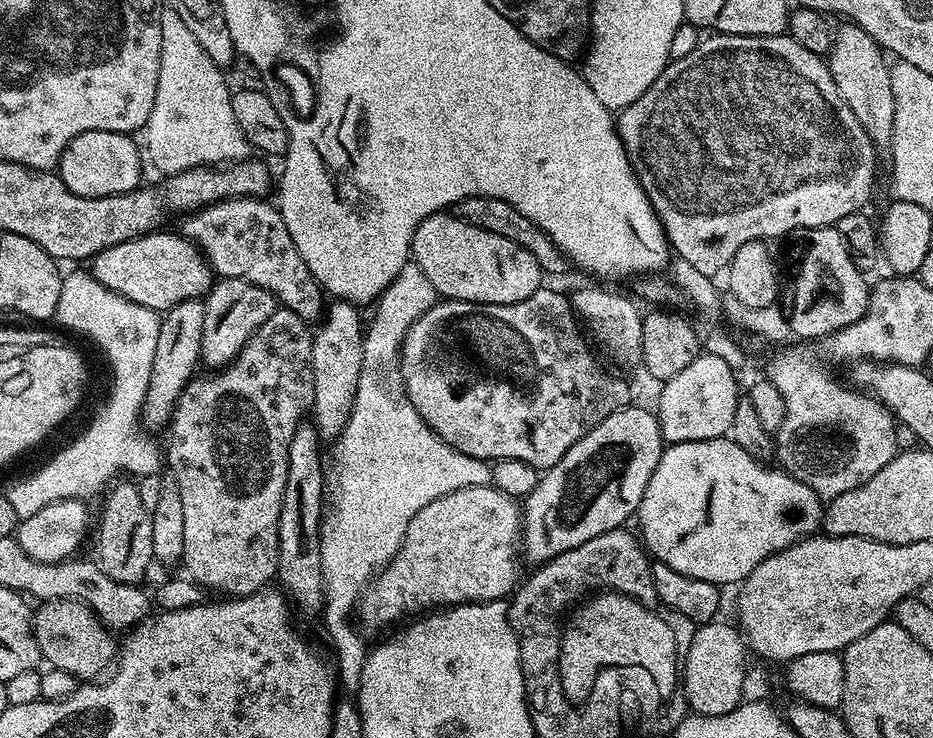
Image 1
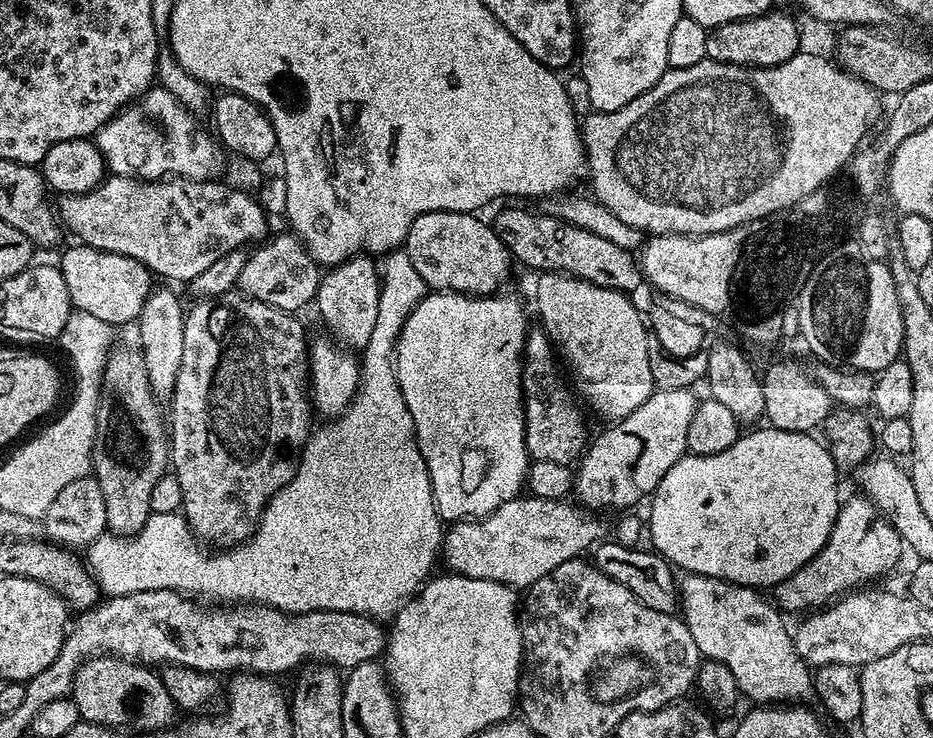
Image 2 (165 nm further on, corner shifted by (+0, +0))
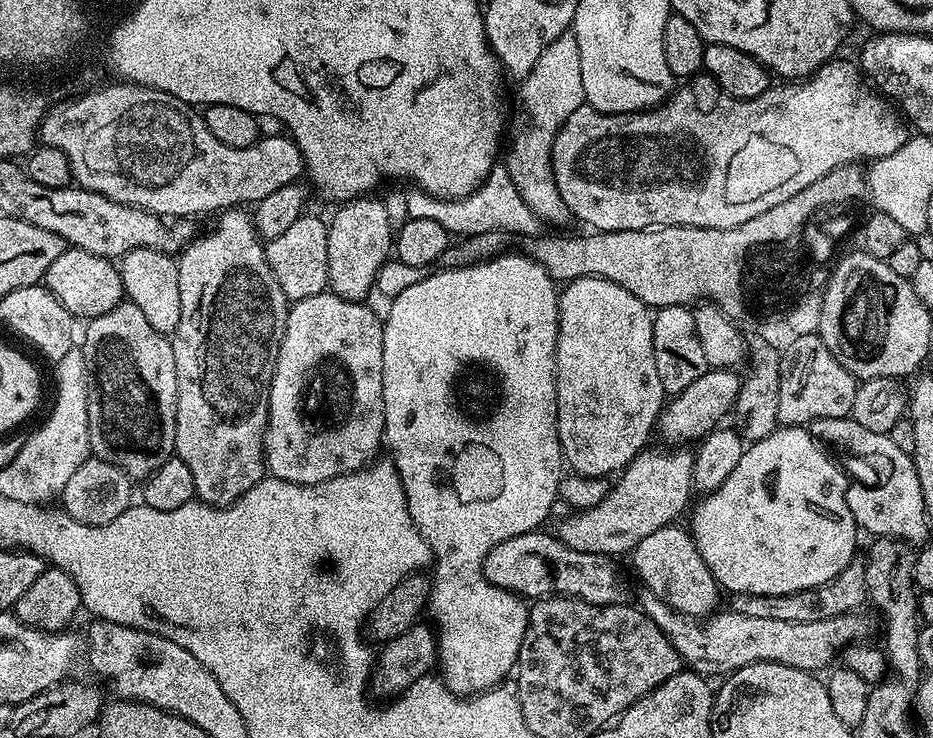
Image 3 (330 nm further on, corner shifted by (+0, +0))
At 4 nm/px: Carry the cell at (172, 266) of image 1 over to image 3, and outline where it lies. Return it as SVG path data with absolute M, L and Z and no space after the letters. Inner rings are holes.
M65 247L62 254L46 270L42 281L45 288L66 306L66 310L81 321L87 322L114 310L125 299L120 269L109 257L90 254L81 248Z

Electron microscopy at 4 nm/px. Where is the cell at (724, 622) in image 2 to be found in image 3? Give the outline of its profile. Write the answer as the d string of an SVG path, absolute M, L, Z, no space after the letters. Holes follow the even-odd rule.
M671 524L644 538L632 551L634 566L647 591L662 597L676 612L704 618L719 607L720 587L698 554L691 533L678 527Z

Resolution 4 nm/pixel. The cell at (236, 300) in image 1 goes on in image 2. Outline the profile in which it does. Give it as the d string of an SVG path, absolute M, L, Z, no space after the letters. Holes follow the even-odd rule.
M284 230L281 236L274 236L249 251L238 288L251 300L266 302L279 312L296 314L299 313L299 308L304 308L307 304L309 307L315 301L322 268L306 250L299 236L288 230Z

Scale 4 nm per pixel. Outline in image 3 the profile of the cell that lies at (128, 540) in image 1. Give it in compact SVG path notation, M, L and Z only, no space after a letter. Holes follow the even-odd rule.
M121 302L118 306L114 306L114 310L106 310L106 314L87 321L83 327L84 345L82 345L82 351L90 385L88 390L88 447L91 455L97 460L118 466L118 470L126 473L129 480L143 482L152 475L154 470L158 470L158 466L162 466L162 462L173 459L176 451L176 403L180 391L176 381L176 363L174 362L171 339L165 333L154 330L154 326L150 326L150 321L143 316L142 310L138 310L138 306L134 306L131 302Z

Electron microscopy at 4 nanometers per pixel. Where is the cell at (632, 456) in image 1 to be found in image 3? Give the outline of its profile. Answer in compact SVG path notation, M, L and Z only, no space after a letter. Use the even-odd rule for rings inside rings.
M713 368L698 382L686 386L686 390L679 392L677 396L671 397L665 403L663 412L660 413L658 421L658 436L661 436L663 443L668 446L684 446L691 442L699 442L721 427L724 415L731 413L736 407L736 399L740 393L742 376L739 371L730 368Z

